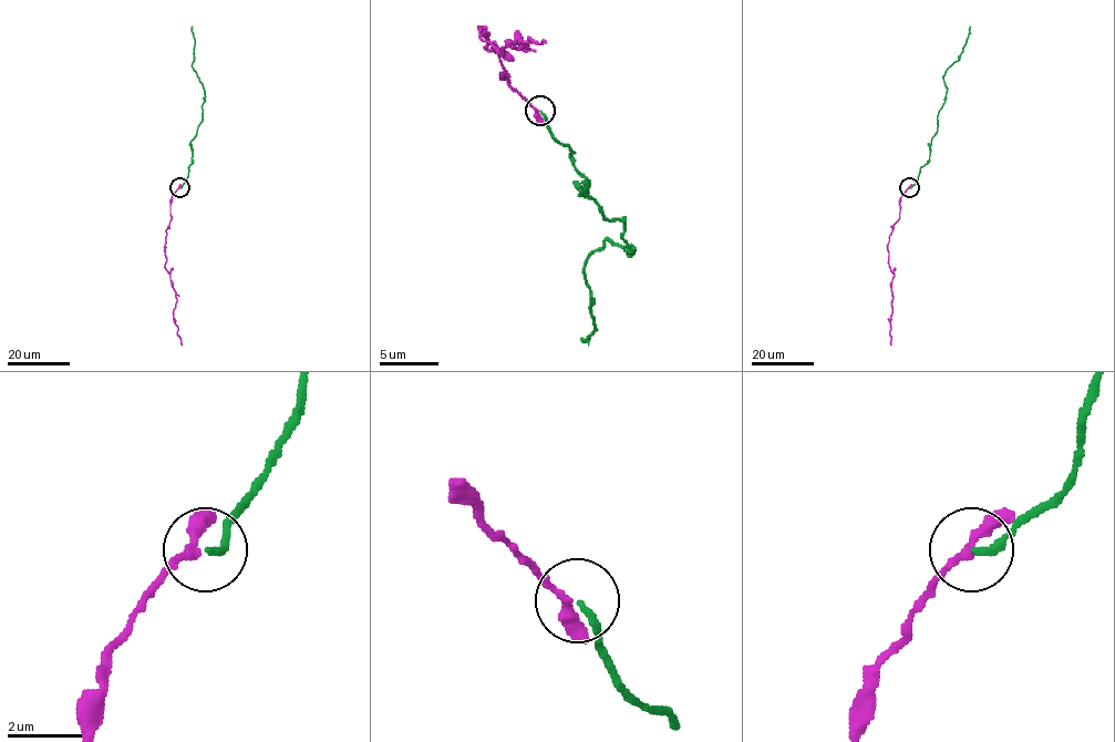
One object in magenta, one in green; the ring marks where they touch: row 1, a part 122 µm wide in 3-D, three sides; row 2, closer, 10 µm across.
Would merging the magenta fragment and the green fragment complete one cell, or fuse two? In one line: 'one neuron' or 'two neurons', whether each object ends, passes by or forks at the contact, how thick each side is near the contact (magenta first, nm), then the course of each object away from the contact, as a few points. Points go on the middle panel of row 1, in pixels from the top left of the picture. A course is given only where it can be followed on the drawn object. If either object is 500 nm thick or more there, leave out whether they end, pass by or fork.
one neuron | magenta passes by | green ends | 240/170 nm | magenta via (537, 111), (502, 75), (482, 29), (502, 52), (546, 40) | green via (540, 111), (585, 176), (579, 194), (623, 217), (632, 247), (611, 241), (585, 261), (585, 341)

